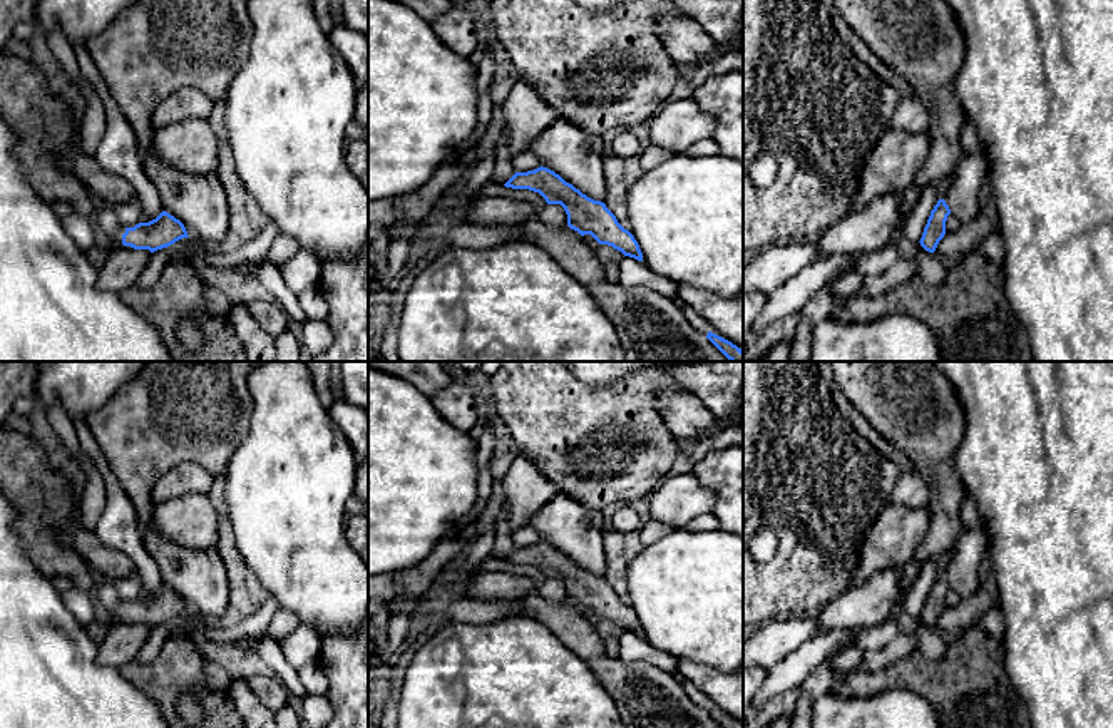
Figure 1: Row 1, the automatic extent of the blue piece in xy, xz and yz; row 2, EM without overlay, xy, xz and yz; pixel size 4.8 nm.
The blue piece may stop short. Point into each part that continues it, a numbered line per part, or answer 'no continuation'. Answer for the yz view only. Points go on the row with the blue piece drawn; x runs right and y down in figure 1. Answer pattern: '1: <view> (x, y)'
no continuation

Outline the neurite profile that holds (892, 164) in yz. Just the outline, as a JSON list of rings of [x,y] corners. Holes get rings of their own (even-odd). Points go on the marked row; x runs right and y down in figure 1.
[[[887,129],[865,159],[854,208],[864,208],[879,196],[910,187],[929,157],[929,146],[927,131],[909,134]]]

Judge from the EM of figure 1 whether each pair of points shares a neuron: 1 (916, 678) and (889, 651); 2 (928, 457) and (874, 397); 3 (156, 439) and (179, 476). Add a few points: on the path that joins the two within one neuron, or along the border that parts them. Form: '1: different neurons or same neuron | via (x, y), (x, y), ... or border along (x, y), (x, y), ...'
1: different neurons | border along (918, 646), (884, 668), (859, 670)
2: same neuron | via (919, 442), (889, 412)
3: different neurons | border along (201, 464), (169, 467), (154, 482), (151, 499)

